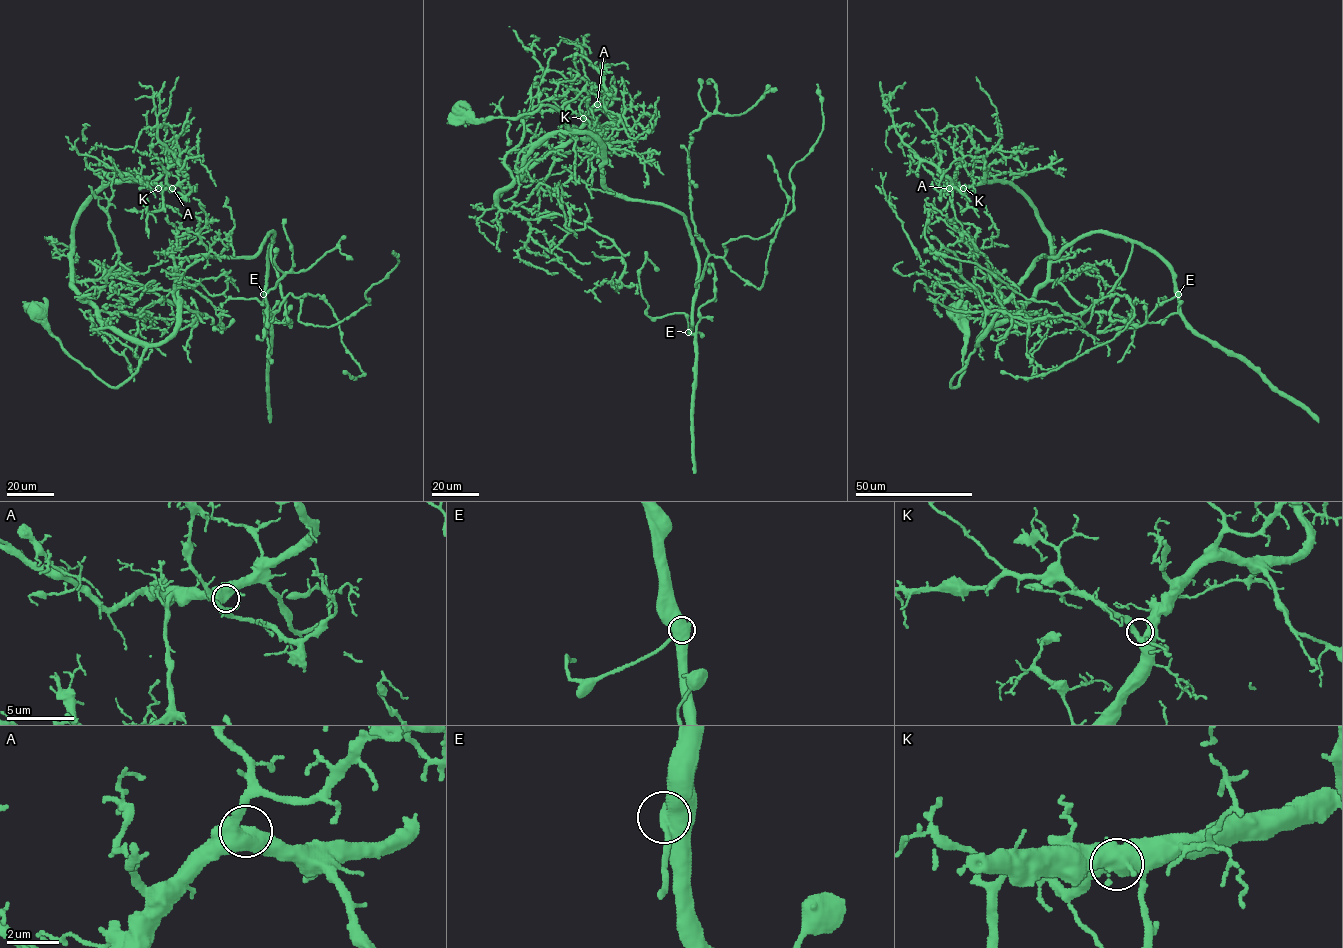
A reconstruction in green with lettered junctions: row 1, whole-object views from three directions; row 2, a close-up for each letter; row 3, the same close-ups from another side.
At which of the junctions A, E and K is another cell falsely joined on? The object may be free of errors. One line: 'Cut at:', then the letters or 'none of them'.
Cut at: none of them

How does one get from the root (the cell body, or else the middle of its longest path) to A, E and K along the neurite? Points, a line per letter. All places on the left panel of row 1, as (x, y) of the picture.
A: (178, 299), (168, 336), (131, 341), (74, 287), (71, 257), (74, 222), (105, 186), (172, 188)
E: (178, 299), (178, 268), (188, 258), (253, 256), (272, 232), (263, 293)
K: (178, 299), (174, 330), (138, 343), (103, 322), (73, 285), (71, 229), (87, 202), (112, 183), (158, 188)

